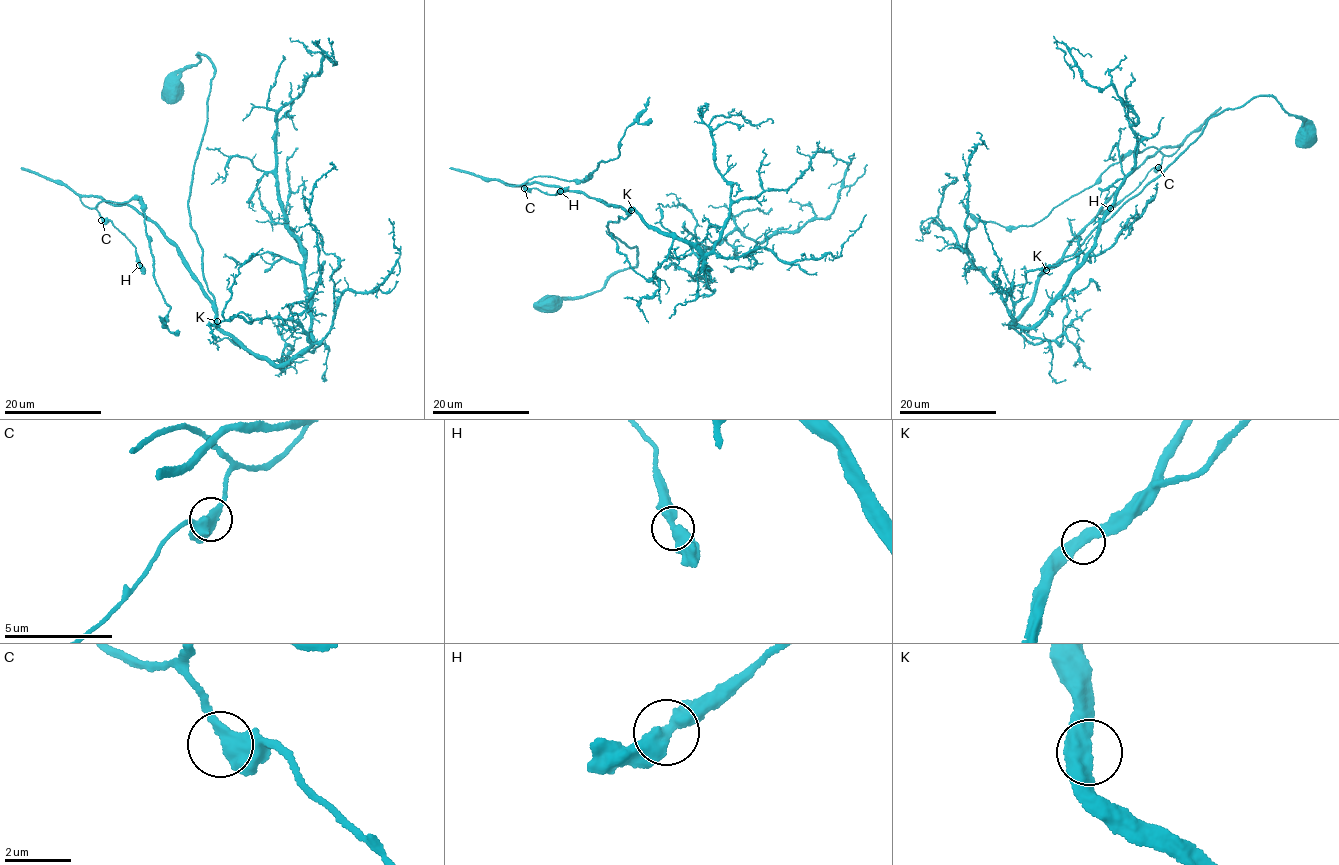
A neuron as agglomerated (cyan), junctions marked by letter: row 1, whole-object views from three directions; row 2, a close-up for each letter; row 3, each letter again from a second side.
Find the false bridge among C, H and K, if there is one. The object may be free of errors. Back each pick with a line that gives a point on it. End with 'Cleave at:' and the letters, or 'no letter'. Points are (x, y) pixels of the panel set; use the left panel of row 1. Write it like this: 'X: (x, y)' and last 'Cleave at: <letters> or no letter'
Cleave at: no letter

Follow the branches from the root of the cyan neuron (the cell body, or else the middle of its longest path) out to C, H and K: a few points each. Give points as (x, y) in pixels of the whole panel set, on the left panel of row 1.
C: (172, 90), (198, 54), (211, 59), (187, 206), (214, 300), (152, 221), (127, 204), (80, 198), (101, 220)
H: (172, 90), (198, 54), (211, 59), (187, 206), (214, 300), (152, 221), (80, 198), (129, 238), (139, 265)
K: (172, 90), (175, 77), (200, 60), (198, 54), (211, 59), (207, 120), (187, 206), (217, 321)

